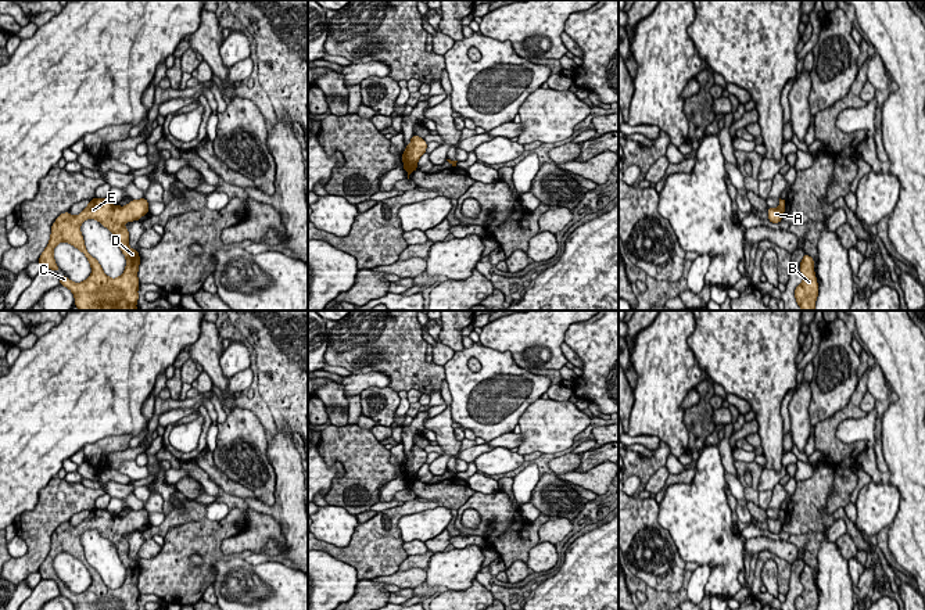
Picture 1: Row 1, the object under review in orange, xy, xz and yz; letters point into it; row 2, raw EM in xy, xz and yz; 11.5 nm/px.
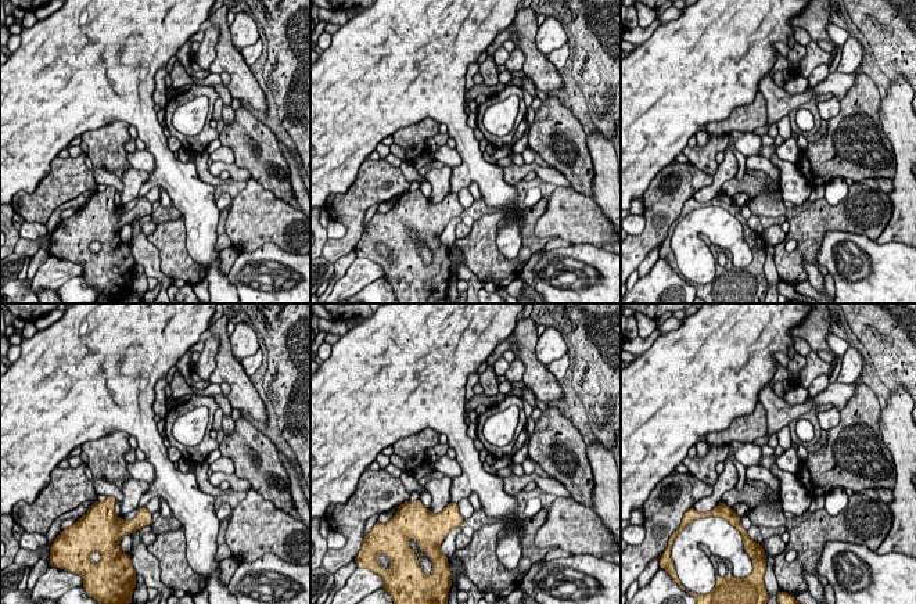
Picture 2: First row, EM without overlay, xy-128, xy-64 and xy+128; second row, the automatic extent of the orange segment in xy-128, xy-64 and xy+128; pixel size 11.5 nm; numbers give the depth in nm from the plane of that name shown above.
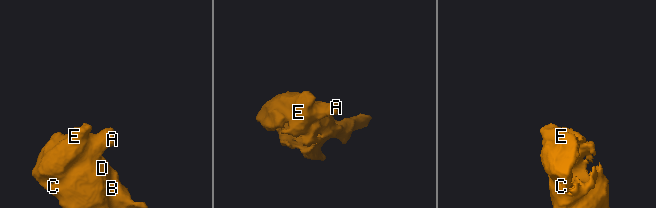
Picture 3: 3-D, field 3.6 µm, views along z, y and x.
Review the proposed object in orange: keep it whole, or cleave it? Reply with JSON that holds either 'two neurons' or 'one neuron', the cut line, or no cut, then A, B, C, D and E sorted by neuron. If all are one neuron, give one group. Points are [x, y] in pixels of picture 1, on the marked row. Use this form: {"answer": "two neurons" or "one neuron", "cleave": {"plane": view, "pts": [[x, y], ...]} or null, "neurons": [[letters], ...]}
{"answer": "one neuron", "cleave": null, "neurons": [["A", "B", "C", "D", "E"]]}

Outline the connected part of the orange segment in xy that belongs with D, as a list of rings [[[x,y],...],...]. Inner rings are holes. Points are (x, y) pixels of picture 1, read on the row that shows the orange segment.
[[[94,197],[78,216],[65,212],[55,219],[51,225],[50,241],[37,261],[42,269],[60,272],[53,251],[61,241],[72,244],[85,254],[92,266],[92,274],[82,283],[74,283],[67,276],[60,276],[61,286],[72,291],[75,306],[79,311],[137,311],[140,256],[139,251],[129,247],[129,232],[123,225],[139,220],[146,214],[148,214],[146,198],[132,200],[128,205],[119,207],[108,202],[107,198]],[[86,219],[98,220],[116,237],[126,258],[125,272],[119,277],[108,277],[98,261],[87,252],[80,233],[80,225]]]

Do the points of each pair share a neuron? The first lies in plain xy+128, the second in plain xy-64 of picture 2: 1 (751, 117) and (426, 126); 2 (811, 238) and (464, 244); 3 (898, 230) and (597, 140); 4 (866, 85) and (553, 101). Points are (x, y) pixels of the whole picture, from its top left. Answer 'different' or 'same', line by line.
1: same
2: same
3: same
4: same

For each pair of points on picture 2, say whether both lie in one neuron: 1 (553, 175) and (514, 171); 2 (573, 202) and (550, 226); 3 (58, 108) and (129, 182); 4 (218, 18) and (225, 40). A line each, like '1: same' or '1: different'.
1: same
2: same
3: different
4: same

